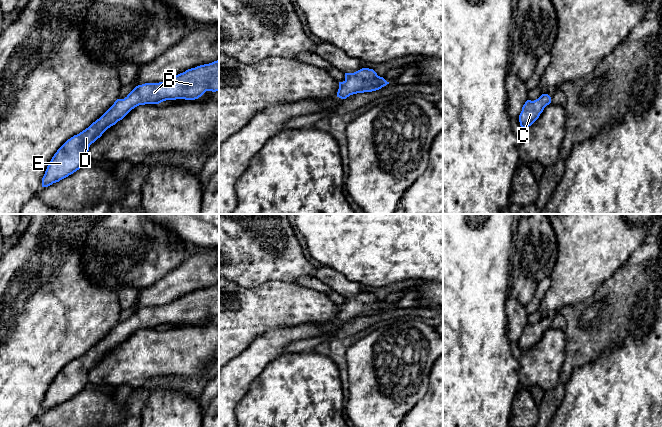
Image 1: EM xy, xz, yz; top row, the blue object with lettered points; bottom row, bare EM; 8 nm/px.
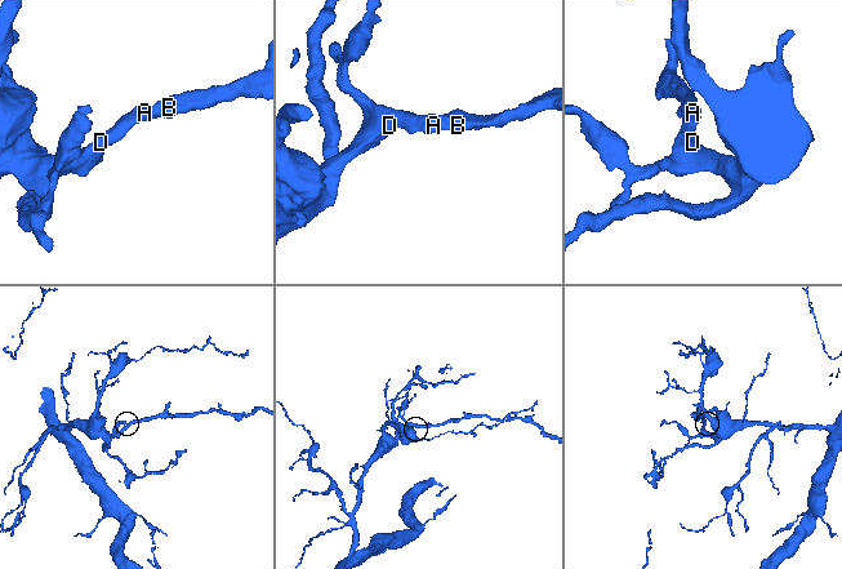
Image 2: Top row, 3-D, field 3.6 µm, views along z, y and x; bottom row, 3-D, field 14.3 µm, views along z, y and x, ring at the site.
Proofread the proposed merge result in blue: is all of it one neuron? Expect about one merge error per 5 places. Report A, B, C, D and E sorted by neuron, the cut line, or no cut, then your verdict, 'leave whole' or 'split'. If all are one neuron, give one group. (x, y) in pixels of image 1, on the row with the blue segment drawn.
A B C D E | no cut | leave whole

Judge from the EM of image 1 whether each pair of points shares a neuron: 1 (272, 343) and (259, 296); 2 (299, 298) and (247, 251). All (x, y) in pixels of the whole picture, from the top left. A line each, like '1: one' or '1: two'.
1: two
2: two

